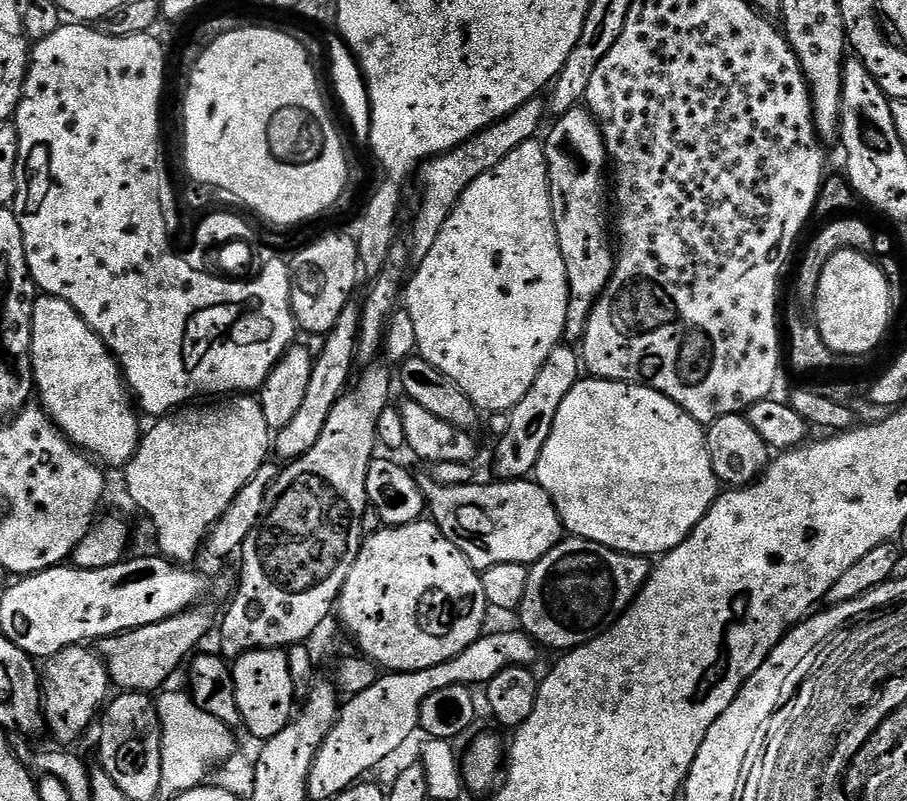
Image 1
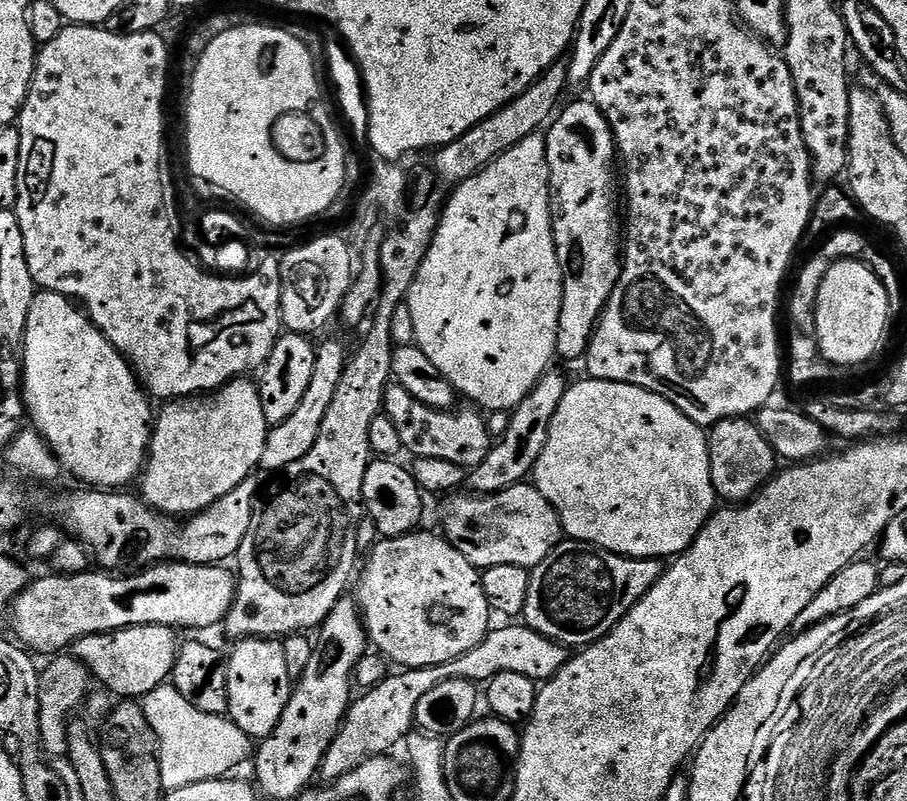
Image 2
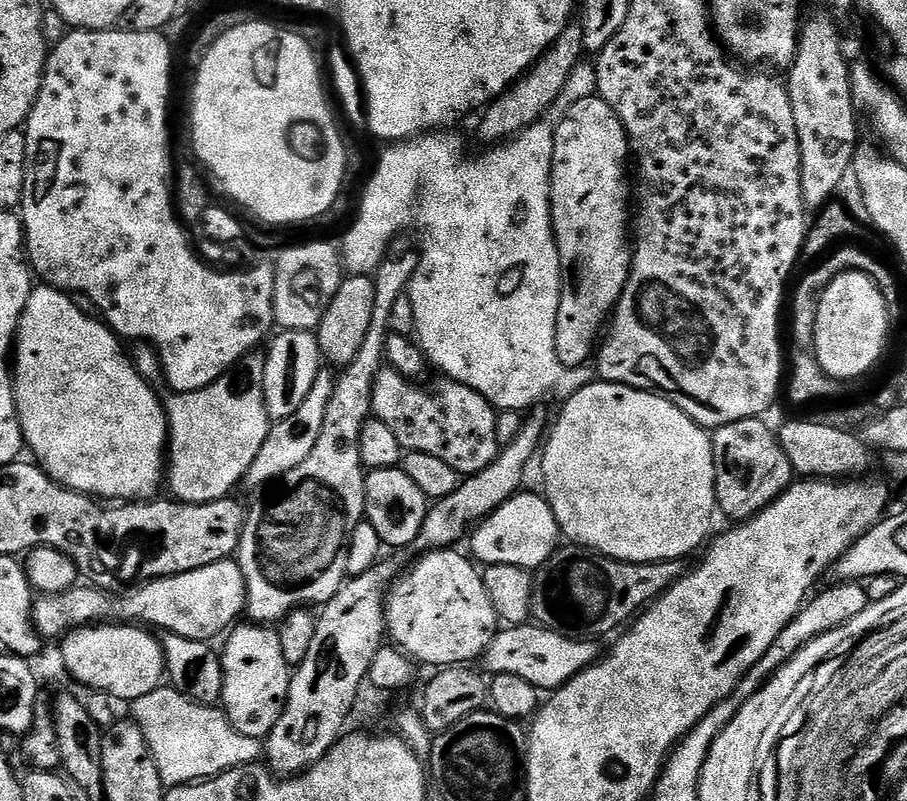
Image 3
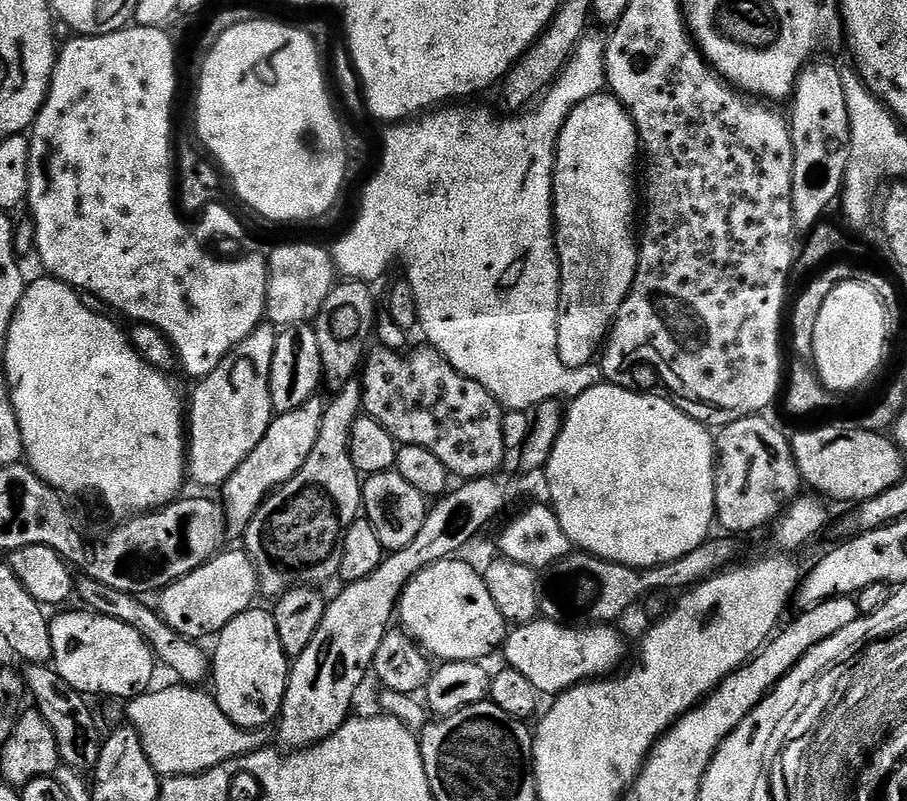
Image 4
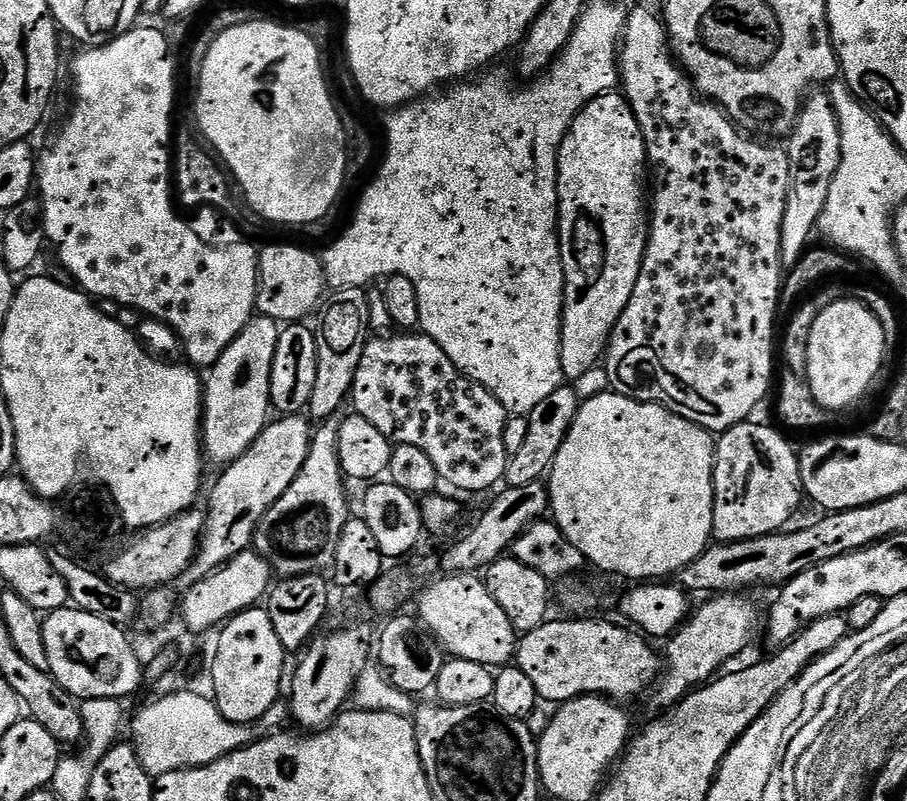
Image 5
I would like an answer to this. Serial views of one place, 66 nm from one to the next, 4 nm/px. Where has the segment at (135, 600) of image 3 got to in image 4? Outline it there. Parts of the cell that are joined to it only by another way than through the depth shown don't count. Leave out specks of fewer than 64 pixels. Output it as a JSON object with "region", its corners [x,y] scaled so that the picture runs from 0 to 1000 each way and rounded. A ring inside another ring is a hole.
{"region":[[[264,683],[244,688],[200,724],[194,724],[175,740],[174,765],[198,794],[211,800],[224,800],[224,794],[237,795],[262,767],[279,758],[287,728],[273,690]],[[261,684],[261,685],[260,685]]]}

